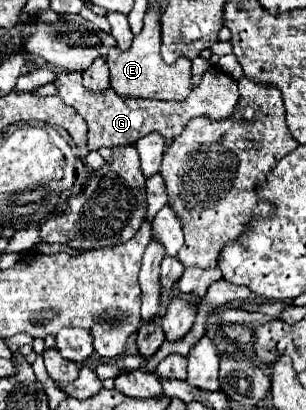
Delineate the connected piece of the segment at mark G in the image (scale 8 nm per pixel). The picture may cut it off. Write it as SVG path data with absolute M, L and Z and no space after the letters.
M215 66L201 76L201 84L191 88L191 94L185 100L149 100L149 98L127 98L127 96L117 96L111 88L101 92L89 92L83 88L81 74L79 72L59 72L55 78L55 88L61 100L75 108L77 114L83 116L83 120L89 126L89 140L87 148L89 150L99 150L103 146L115 148L123 144L135 144L141 136L157 130L159 134L165 136L165 140L173 140L175 136L181 134L185 124L195 118L195 116L209 116L209 118L225 118L233 114L233 108L237 104L239 92L237 92L237 80L231 76L223 74Z

